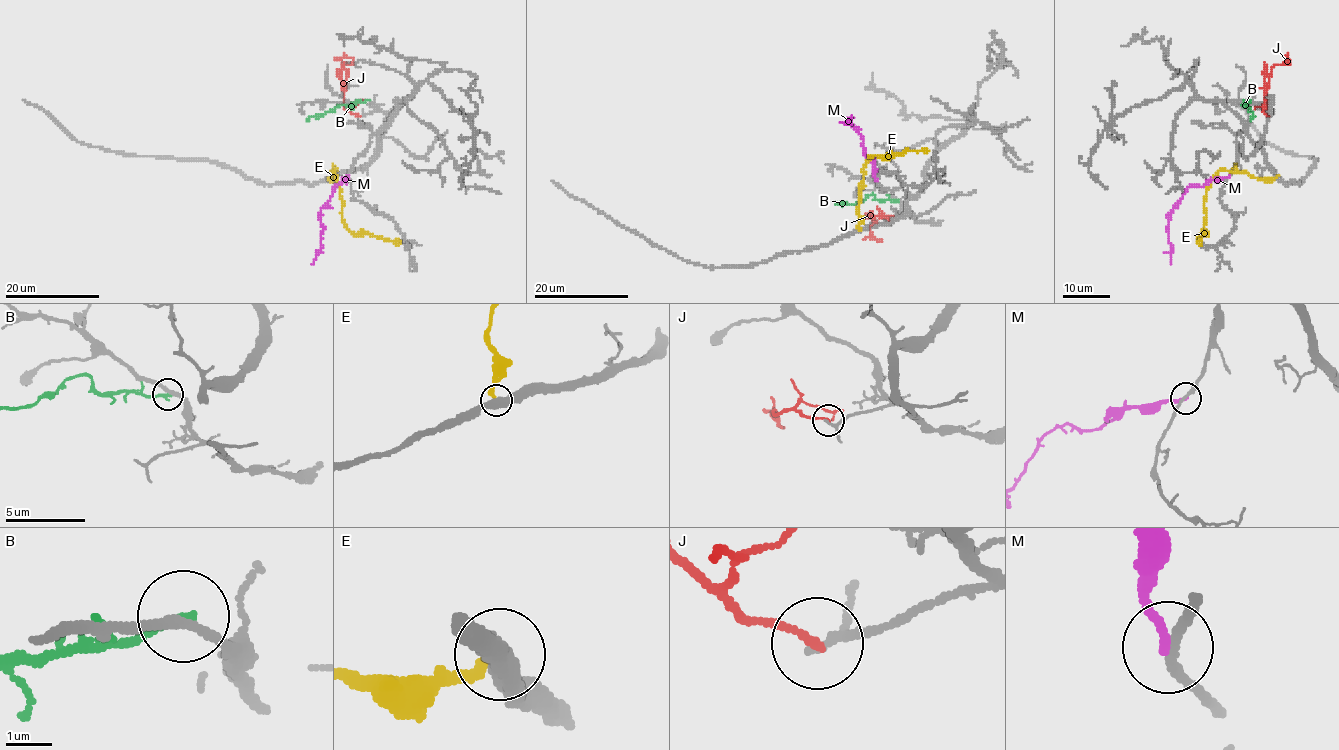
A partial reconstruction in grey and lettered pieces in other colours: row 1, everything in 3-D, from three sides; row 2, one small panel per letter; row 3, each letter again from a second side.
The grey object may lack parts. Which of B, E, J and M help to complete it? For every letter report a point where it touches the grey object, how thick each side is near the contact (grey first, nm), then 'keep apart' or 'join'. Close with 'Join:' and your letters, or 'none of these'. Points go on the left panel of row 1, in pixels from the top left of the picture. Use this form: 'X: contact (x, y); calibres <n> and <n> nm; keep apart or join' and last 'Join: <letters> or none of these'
B: contact (368, 99); calibres 220 and 200 nm; keep apart
E: contact (331, 176); calibres 500 and 280 nm; keep apart
J: contact (359, 116); calibres 150 and 150 nm; keep apart
M: contact (348, 176); calibres 180 and 200 nm; keep apart
Join: none of these

